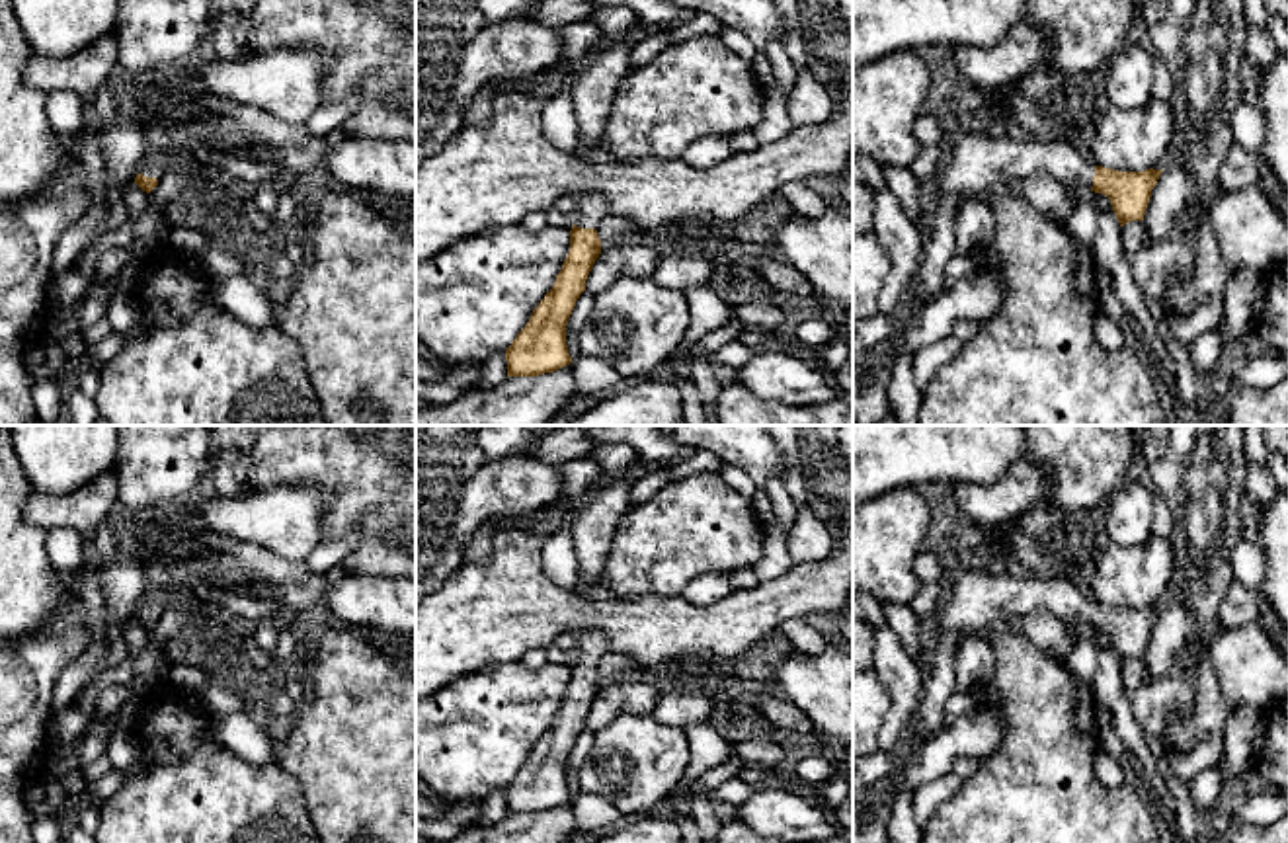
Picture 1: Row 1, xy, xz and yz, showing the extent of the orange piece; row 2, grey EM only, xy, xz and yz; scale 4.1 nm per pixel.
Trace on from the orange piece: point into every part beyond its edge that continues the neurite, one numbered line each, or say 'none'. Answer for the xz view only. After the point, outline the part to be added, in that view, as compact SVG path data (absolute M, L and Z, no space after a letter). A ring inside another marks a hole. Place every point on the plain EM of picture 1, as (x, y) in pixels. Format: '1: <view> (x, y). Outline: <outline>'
1: xz (592, 644). Outline: M574 630L572 636L578 640L574 660L580 665L595 665L607 652L607 636L599 630Z

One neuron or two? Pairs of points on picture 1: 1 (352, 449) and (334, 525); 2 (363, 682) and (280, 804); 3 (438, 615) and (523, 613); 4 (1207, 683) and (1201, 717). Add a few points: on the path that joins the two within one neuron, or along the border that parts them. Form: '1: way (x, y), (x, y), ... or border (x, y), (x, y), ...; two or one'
1: way (352, 469), (352, 500), (348, 506); one
2: border (276, 762), (299, 785), (313, 822); two
3: way (459, 615), (502, 613); one
4: way (1207, 691), (1207, 709); one

